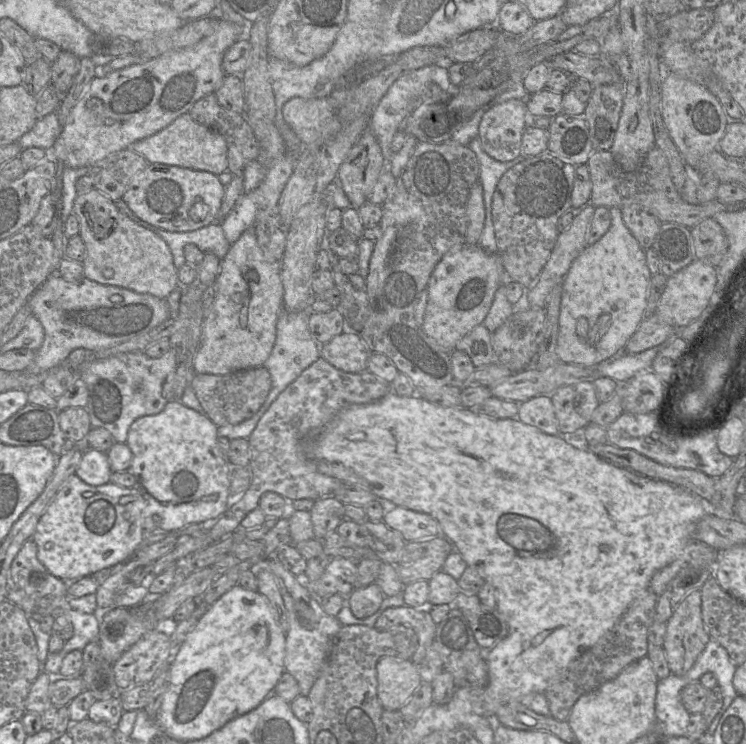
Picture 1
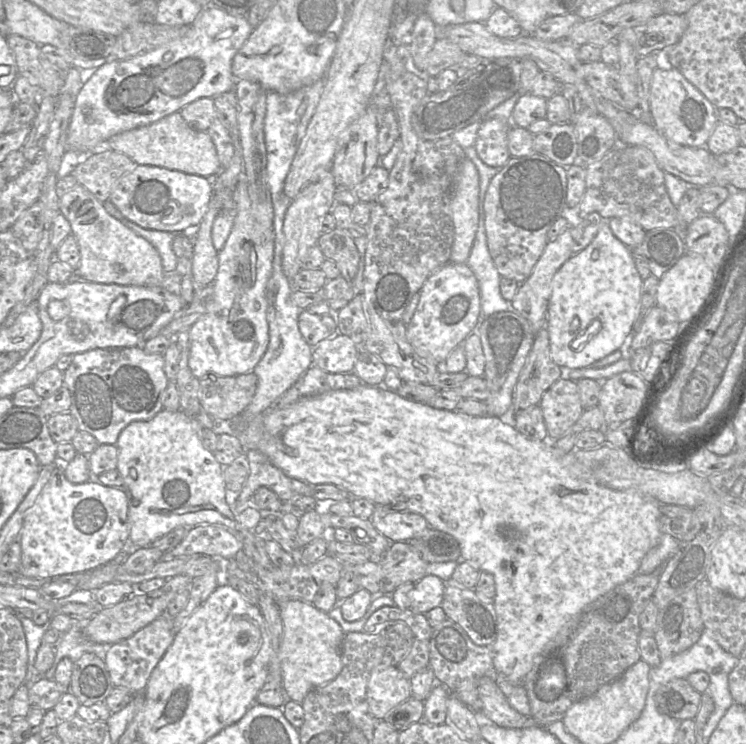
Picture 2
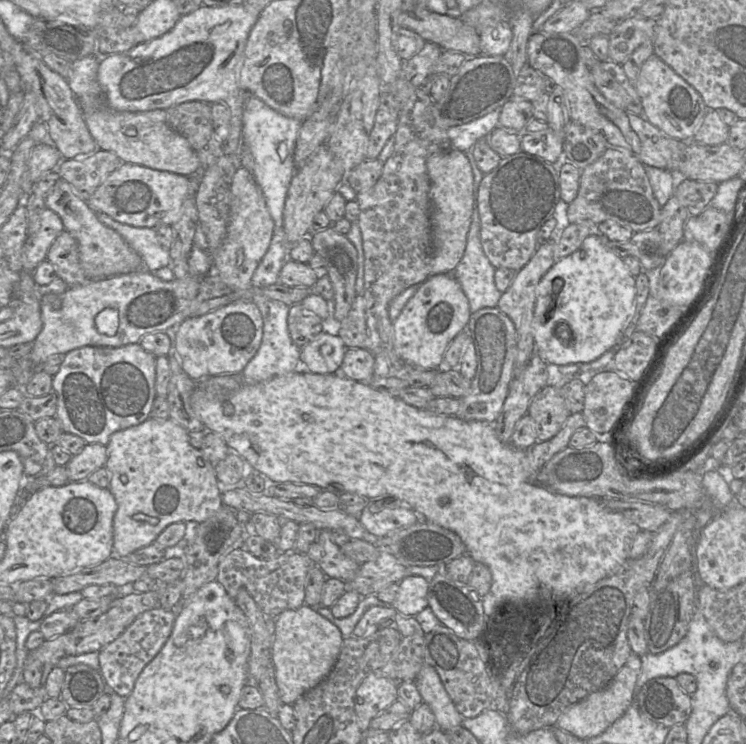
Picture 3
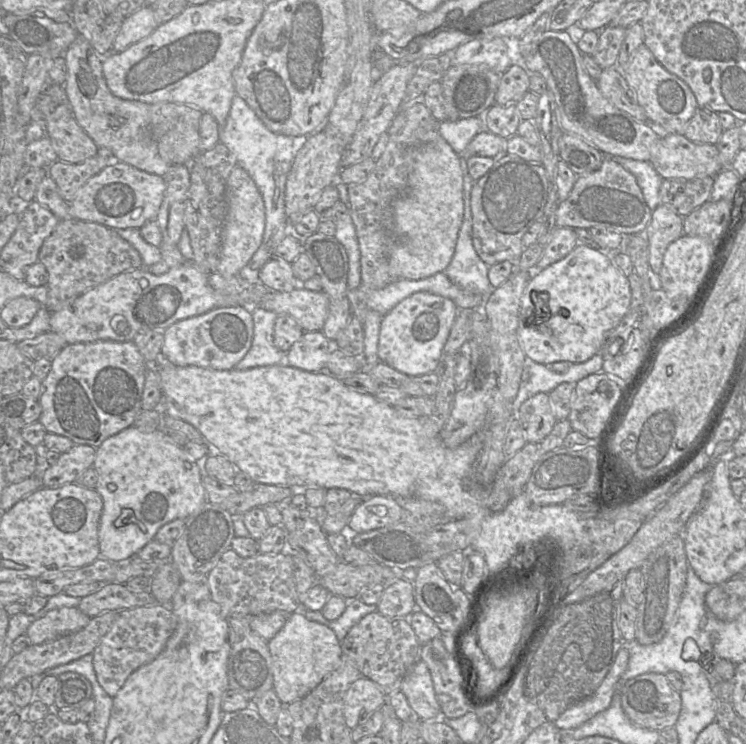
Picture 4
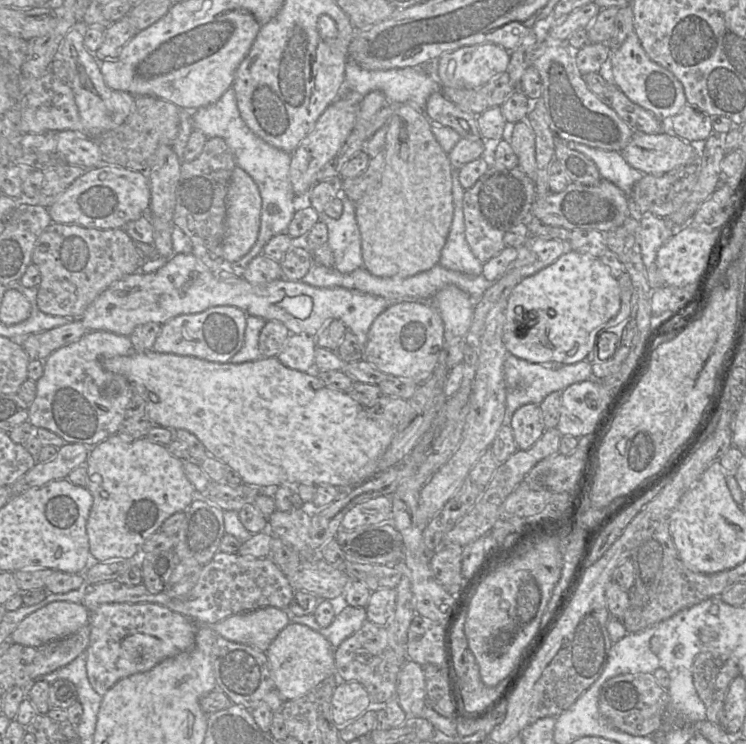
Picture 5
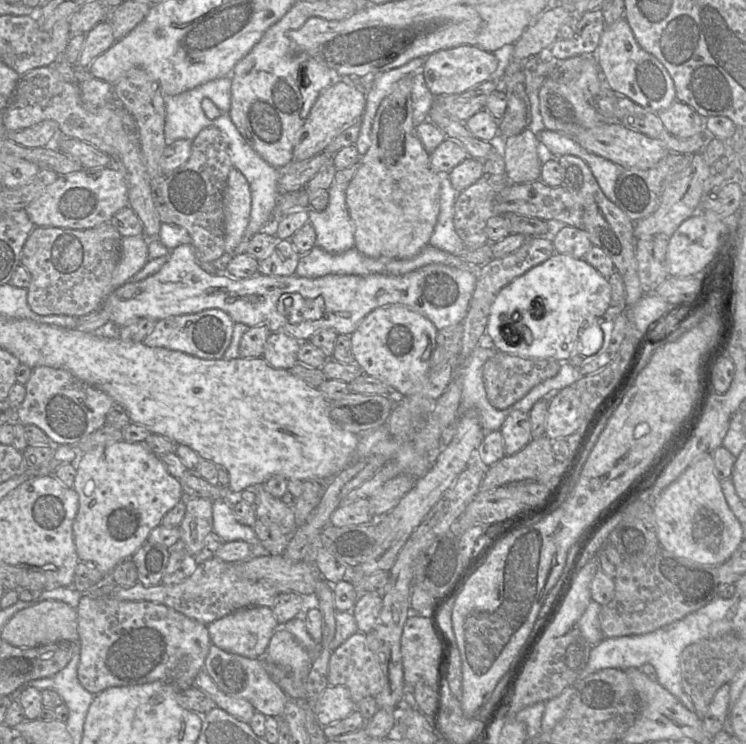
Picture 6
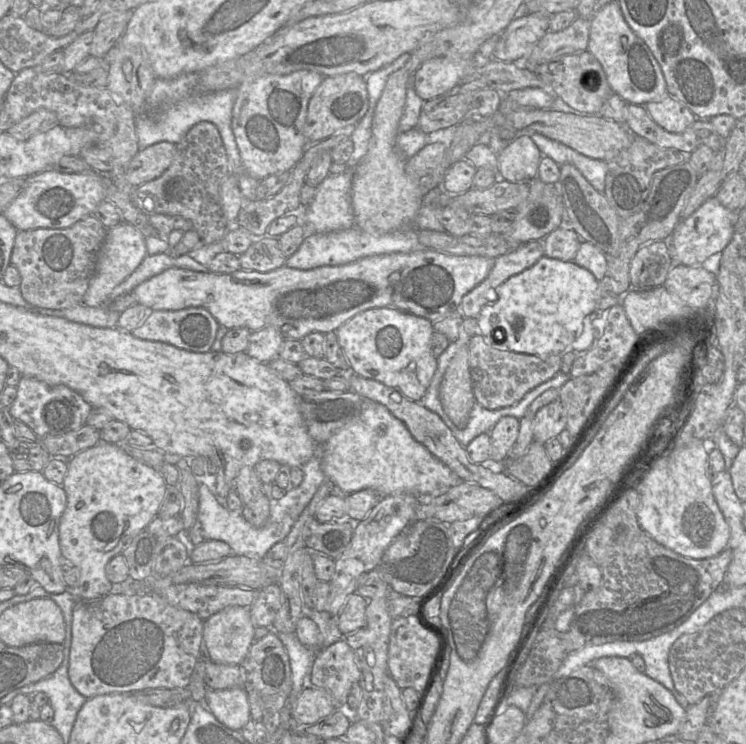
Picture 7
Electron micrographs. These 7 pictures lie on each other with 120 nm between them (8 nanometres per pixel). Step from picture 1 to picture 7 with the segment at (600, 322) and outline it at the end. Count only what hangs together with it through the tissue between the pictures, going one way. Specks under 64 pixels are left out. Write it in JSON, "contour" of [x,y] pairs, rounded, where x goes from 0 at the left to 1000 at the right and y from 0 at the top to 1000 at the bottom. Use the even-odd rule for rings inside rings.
{"contour":[[[728,343],[716,356],[704,362],[696,368],[684,372],[662,390],[662,398],[665,397],[665,403],[662,406],[655,406],[653,410],[649,410],[639,426],[645,452],[649,454],[654,464],[668,470],[689,472],[693,474],[704,474],[712,477],[753,477],[761,472],[787,470],[796,457],[796,441],[794,438],[794,430],[798,429],[799,425],[798,417],[803,405],[803,394],[803,378],[790,363],[773,356],[769,351],[753,351]]]}

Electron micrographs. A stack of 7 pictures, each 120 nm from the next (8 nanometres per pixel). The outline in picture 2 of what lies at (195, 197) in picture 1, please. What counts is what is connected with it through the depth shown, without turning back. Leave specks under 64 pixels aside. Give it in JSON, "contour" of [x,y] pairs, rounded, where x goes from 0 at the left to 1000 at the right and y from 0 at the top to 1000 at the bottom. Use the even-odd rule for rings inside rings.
{"contour":[[[184,222],[157,245],[146,270],[190,306],[225,313],[253,312],[265,305],[279,284],[286,261],[284,242],[212,223]]]}

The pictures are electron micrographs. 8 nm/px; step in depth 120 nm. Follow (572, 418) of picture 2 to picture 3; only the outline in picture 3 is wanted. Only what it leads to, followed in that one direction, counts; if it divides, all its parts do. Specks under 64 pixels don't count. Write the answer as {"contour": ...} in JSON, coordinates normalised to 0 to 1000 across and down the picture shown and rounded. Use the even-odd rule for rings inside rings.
{"contour":[[[731,519],[713,536],[706,555],[717,569],[721,593],[743,587],[764,558],[751,526],[744,519]]]}

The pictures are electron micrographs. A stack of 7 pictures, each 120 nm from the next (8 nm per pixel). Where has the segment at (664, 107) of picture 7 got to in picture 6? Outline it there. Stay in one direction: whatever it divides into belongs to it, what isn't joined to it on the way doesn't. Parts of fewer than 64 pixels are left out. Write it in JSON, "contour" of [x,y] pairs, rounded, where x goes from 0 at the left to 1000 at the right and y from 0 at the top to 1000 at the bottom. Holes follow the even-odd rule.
{"contour":[[[905,134],[902,140],[881,151],[891,173],[908,185],[924,185],[946,175],[948,157],[940,156],[924,141]]]}

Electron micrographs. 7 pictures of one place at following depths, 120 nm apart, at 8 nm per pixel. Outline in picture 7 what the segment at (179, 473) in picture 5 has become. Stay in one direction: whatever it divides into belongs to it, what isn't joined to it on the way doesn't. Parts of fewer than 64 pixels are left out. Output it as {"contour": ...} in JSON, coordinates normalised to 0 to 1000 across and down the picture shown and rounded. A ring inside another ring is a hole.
{"contour":[[[134,593],[95,616],[83,655],[90,667],[90,679],[79,703],[80,741],[107,766],[106,785],[98,790],[90,788],[87,794],[95,796],[103,806],[133,805],[153,789],[142,776],[143,757],[154,746],[162,745],[174,727],[212,692],[224,651],[208,629],[173,613],[154,595]]]}

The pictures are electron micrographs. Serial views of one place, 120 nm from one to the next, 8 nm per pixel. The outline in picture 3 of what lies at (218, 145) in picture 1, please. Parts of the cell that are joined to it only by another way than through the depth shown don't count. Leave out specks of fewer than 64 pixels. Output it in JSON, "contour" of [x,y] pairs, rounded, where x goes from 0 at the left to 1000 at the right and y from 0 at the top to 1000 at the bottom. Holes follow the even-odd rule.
{"contour":[[[127,74],[102,81],[95,85],[90,106],[131,200],[151,204],[165,219],[185,220],[239,235],[265,237],[271,230],[269,218],[252,188],[227,169],[224,148],[157,149],[143,141],[130,106],[133,85]]]}

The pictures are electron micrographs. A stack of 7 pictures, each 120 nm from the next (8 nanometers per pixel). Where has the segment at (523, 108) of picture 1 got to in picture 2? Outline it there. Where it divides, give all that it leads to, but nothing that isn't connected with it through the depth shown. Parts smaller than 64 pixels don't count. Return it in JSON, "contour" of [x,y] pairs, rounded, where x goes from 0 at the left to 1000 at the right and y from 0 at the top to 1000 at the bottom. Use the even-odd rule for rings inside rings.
{"contour":[[[672,159],[651,161],[645,167],[635,198],[651,222],[672,226],[685,212],[680,184],[685,168],[685,163]]]}

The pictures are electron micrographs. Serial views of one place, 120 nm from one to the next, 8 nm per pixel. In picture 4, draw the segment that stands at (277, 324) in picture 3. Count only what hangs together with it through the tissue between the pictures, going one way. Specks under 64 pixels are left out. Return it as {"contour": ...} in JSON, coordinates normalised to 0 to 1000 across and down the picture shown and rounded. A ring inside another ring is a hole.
{"contour":[[[335,411],[340,434],[339,457],[336,466],[327,481],[315,492],[318,497],[331,497],[350,492],[386,491],[382,485],[383,474],[371,469],[366,461],[367,435],[373,423],[349,413]]]}

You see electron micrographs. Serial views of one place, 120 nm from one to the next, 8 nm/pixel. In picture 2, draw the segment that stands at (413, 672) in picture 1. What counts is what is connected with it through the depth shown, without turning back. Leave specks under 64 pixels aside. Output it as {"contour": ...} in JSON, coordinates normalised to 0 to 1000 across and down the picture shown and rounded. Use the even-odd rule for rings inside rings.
{"contour":[[[532,895],[505,897],[495,909],[491,937],[497,961],[504,969],[513,968],[525,953],[551,937],[550,914]]]}

